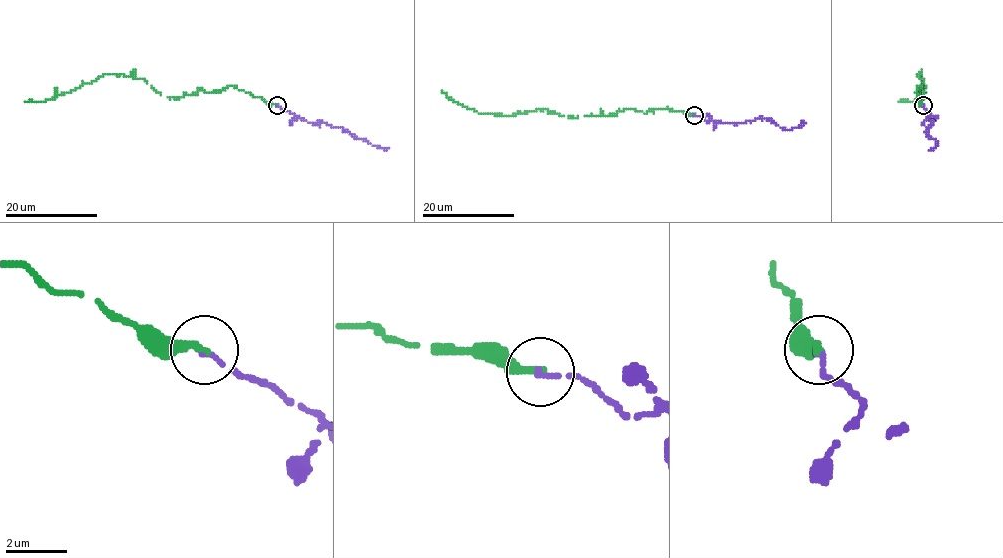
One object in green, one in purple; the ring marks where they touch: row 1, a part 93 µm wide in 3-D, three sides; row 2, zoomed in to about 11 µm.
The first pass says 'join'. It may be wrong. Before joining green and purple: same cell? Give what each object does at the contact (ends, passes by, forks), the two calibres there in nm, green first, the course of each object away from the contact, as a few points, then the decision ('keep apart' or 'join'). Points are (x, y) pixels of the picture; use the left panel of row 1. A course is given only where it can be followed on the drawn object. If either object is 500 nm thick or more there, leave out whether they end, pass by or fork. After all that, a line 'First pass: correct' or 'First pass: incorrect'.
green ends | purple ends | 320/170 nm | green via (276, 104), (231, 85), (214, 92), (200, 89), (167, 98), (135, 77), (107, 73), (44, 101), (24, 102) | purple via (276, 104), (307, 122), (321, 121), (345, 129), (386, 151) | join
First pass: correct

